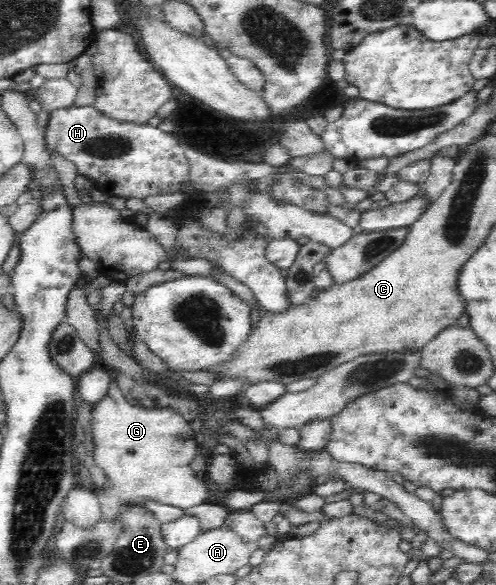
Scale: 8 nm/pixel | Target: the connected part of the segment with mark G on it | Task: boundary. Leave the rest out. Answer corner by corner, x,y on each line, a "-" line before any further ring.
105,367
110,375
109,393
103,400
99,401
90,417
90,426
93,433
94,443
94,461
99,469
103,470
105,483
102,489
96,489
96,496
100,503
100,510
103,520
112,522
116,519
116,515
120,513
123,505
133,503
143,505
145,501
159,501
165,505
173,505
189,511
196,506
207,503
219,503
224,505
224,499
228,493
235,490
255,489
252,481
256,480
256,475
261,468
269,464
269,440
261,437
258,440
249,440
245,443
251,455
253,466
251,467
235,467
235,479
229,485
221,485
215,483
215,490
210,490
207,483
202,480
202,475
193,472
189,463
196,456
198,443
194,439
195,432
191,428
189,422
177,411
171,408
150,409
140,407
130,403
129,399
123,395
117,386
117,372
113,368

